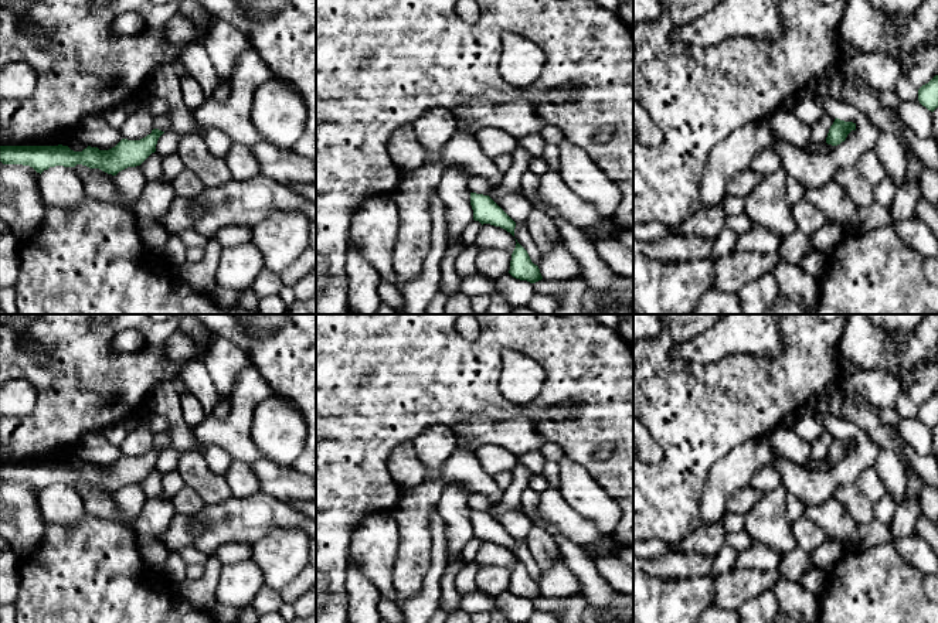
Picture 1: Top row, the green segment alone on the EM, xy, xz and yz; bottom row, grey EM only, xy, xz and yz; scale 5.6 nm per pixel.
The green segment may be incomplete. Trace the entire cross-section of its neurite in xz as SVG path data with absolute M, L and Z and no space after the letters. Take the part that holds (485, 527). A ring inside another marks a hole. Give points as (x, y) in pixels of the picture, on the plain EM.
M470 493L468 497L473 537L500 544L514 554L516 539L487 513L493 503L482 493Z

